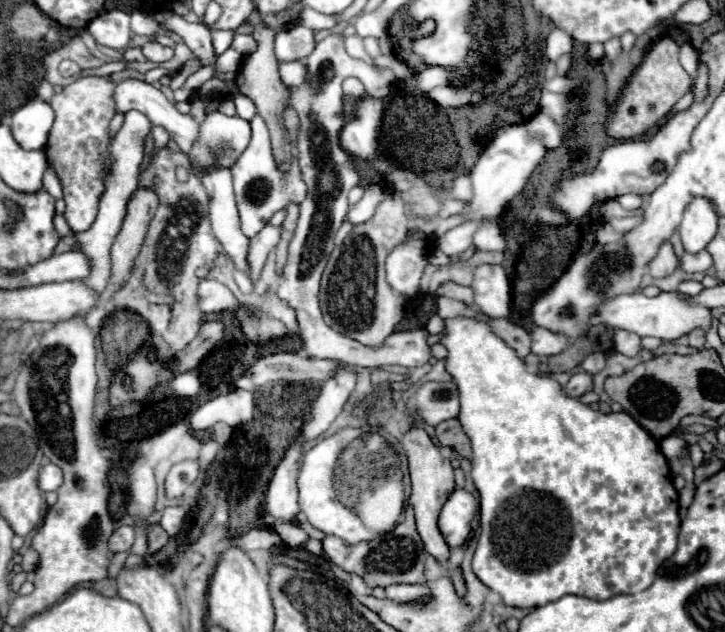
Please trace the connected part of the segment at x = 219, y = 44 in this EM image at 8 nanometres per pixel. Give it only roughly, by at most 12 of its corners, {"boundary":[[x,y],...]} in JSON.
{"boundary":[[212,30],[214,54],[230,48],[232,30]]}

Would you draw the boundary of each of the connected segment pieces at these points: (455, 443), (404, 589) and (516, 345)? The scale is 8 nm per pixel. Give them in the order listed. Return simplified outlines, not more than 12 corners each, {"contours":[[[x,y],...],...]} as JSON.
{"contours":[[[458,418],[438,424],[442,446],[454,448],[460,456],[472,458],[470,440]],[[392,584],[386,598],[414,602],[428,596],[424,584]],[[488,318],[514,352],[524,358],[530,354],[530,332],[514,322]]]}

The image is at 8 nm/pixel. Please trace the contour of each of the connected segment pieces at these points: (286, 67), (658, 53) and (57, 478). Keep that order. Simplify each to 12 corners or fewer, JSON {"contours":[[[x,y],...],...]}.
{"contours":[[[282,62],[280,76],[286,86],[306,80],[302,62]],[[668,36],[648,48],[622,88],[604,130],[650,130],[692,76]],[[56,464],[40,468],[38,486],[52,492],[62,484],[62,468]]]}

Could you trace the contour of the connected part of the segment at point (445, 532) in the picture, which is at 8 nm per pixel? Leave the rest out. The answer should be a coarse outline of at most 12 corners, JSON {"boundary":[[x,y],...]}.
{"boundary":[[454,490],[438,518],[450,548],[466,542],[476,498]]}

